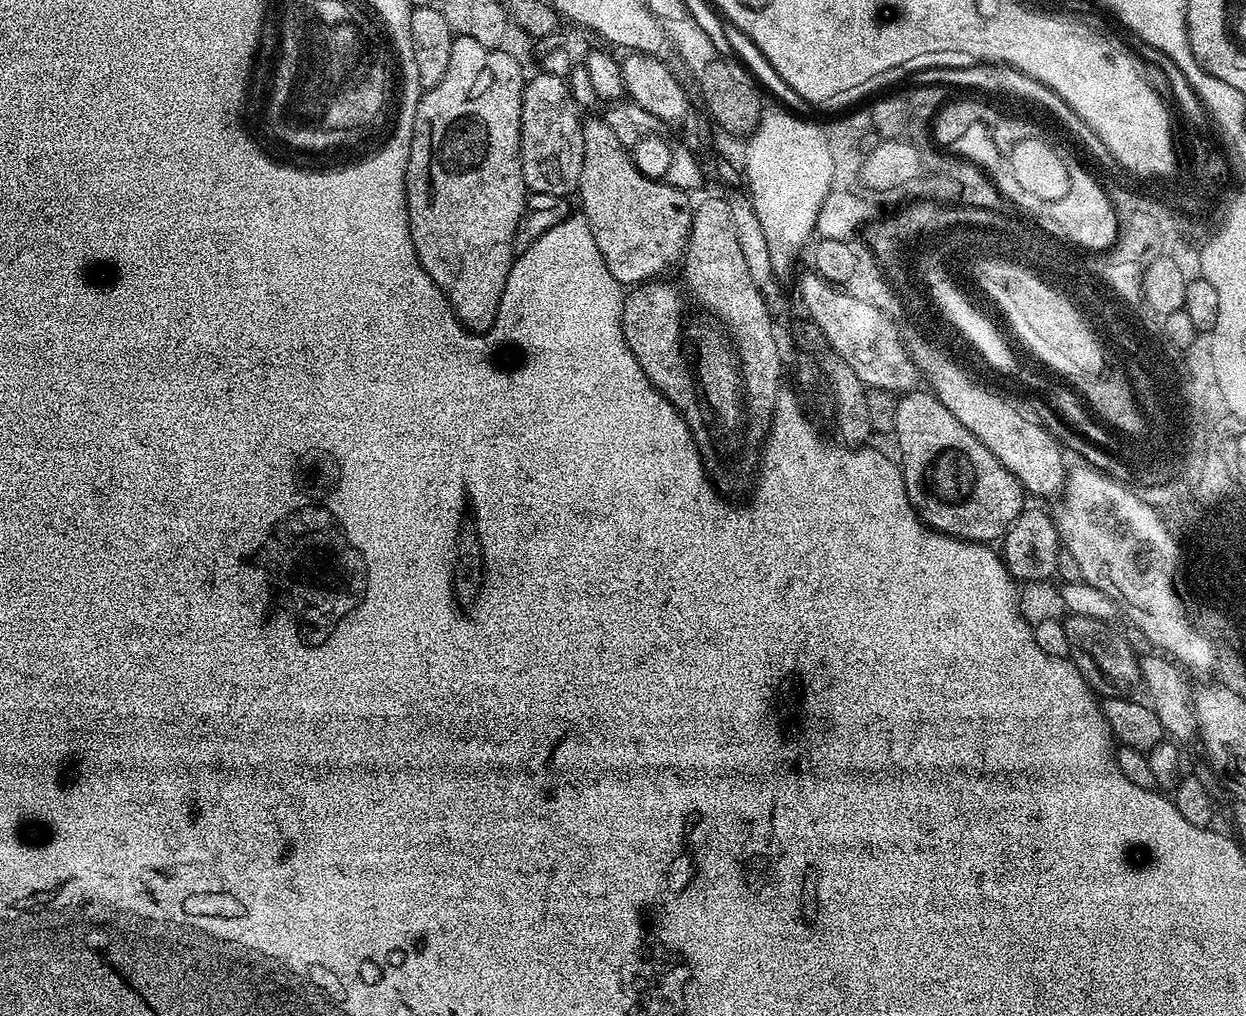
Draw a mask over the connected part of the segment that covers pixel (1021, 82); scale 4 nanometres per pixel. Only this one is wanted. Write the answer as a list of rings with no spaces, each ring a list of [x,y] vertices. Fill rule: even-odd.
[[[976,62],[971,66],[973,68],[924,68],[914,80],[917,85],[938,85],[942,80],[959,81],[961,82],[961,89],[964,90],[968,90],[968,88],[985,88],[988,92],[1004,91],[1008,96],[1021,96],[1022,99],[1029,100],[1030,103],[1037,104],[1040,108],[1045,108],[1050,115],[1065,120],[1065,130],[1073,132],[1098,159],[1105,161],[1109,159],[1106,146],[1098,138],[1098,134],[1094,134],[1094,130],[1090,130],[1090,126],[1086,126],[1086,122],[1082,122],[1082,118],[1078,118],[1078,114],[1072,112],[1072,107],[1058,94],[1054,94],[1054,90],[1050,90],[1042,82],[1030,78],[1026,73],[1019,72],[1017,68],[997,66],[992,62]]]

